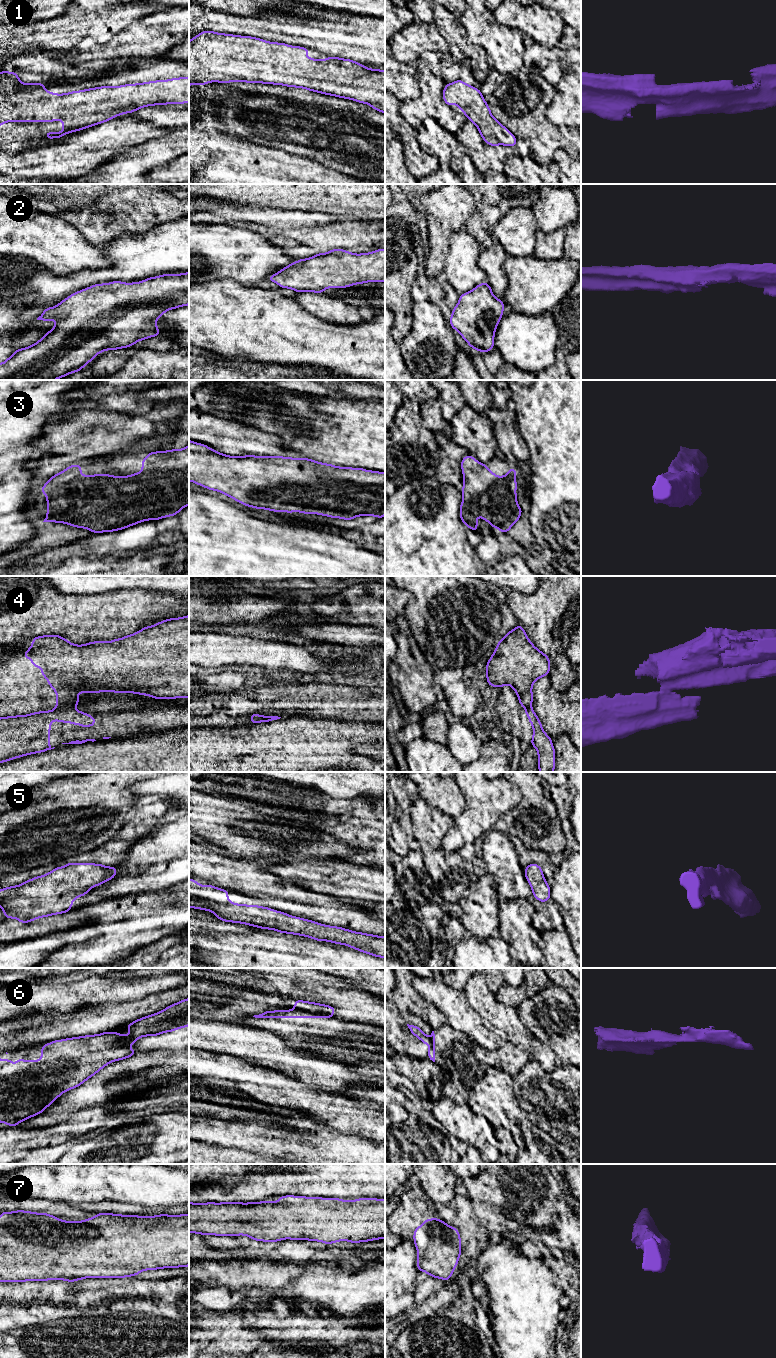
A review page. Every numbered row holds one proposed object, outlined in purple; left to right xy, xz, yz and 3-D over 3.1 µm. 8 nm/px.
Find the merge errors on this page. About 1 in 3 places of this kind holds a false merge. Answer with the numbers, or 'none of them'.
4, 6

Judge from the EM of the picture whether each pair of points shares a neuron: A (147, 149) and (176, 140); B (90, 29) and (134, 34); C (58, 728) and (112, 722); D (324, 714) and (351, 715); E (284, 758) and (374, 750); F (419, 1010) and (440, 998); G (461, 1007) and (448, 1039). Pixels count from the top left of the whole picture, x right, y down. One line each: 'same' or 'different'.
A: same
B: different
C: same
D: same
E: different
F: different
G: different

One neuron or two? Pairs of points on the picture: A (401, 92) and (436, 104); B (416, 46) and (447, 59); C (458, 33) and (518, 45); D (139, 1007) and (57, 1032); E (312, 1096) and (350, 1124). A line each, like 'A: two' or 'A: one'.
A: two
B: one
C: two
D: one
E: one

